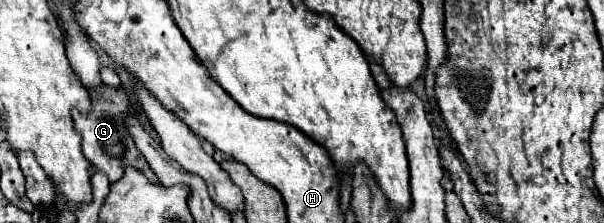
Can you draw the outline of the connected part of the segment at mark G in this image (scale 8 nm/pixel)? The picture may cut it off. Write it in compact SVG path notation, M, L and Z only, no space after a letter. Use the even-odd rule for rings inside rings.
M102 85L102 101L94 99L94 95L90 95L92 105L90 105L90 113L82 115L78 109L72 111L72 119L74 119L74 127L80 131L82 135L82 151L86 155L86 159L90 163L94 163L94 167L102 173L108 175L110 181L118 181L124 175L124 167L126 165L134 165L130 161L130 157L134 159L132 149L136 149L132 135L126 131L126 121L124 115L130 113L128 105L128 93L122 87L110 87L110 85Z

